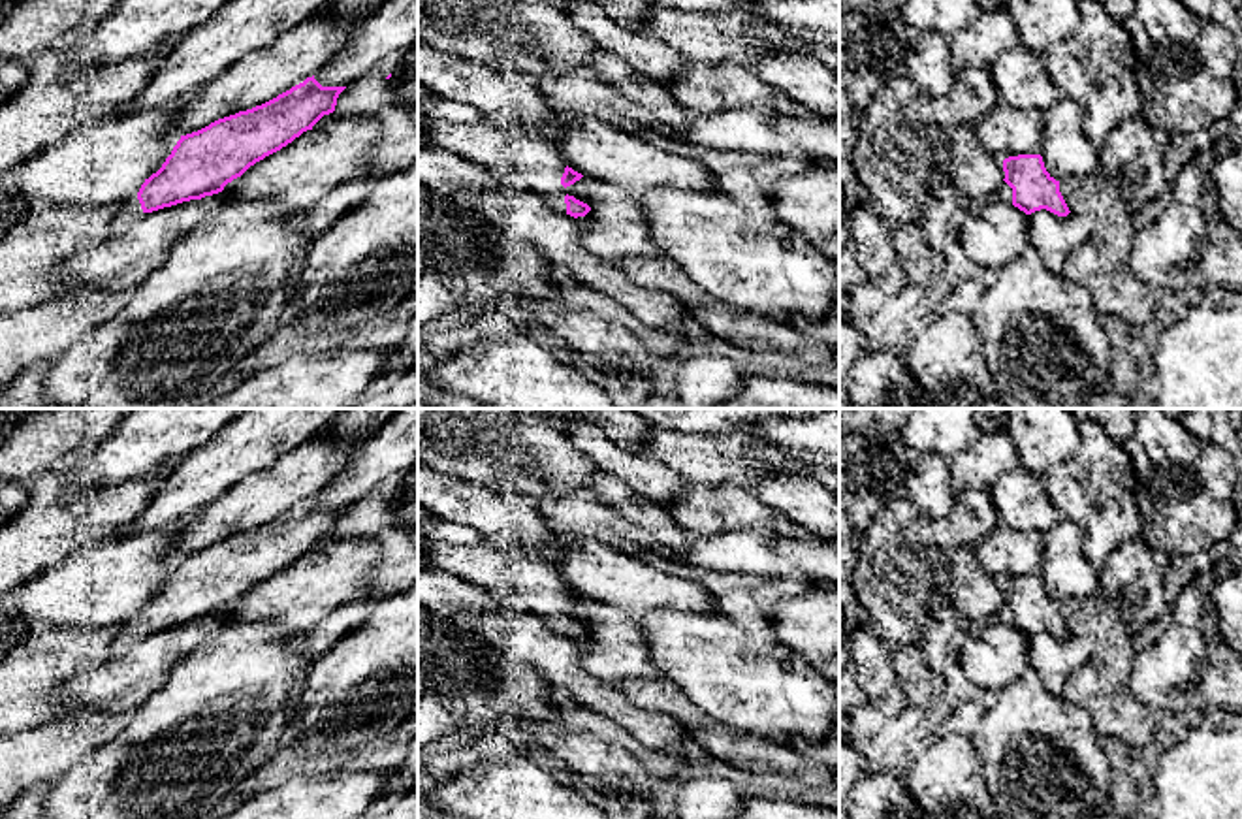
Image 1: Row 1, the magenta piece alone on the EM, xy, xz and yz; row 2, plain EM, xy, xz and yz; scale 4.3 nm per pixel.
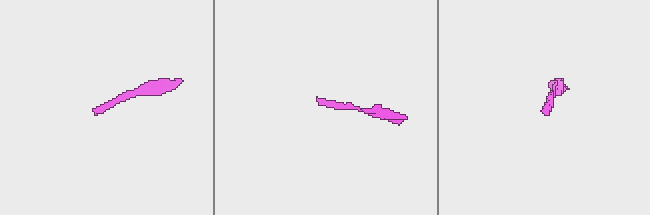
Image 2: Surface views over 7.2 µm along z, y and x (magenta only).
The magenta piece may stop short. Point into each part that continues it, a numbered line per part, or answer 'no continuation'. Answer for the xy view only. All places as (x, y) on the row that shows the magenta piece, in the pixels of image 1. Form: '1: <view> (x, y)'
1: xy (130, 206)

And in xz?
1: xz (529, 160)

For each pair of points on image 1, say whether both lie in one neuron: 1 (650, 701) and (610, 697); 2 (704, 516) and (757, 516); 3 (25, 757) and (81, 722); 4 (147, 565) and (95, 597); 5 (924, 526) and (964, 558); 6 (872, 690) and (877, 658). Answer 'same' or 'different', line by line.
1: different
2: same
3: same
4: same
5: different
6: same

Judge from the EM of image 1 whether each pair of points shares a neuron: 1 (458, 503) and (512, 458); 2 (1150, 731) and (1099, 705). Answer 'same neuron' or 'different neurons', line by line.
1: different neurons
2: same neuron

